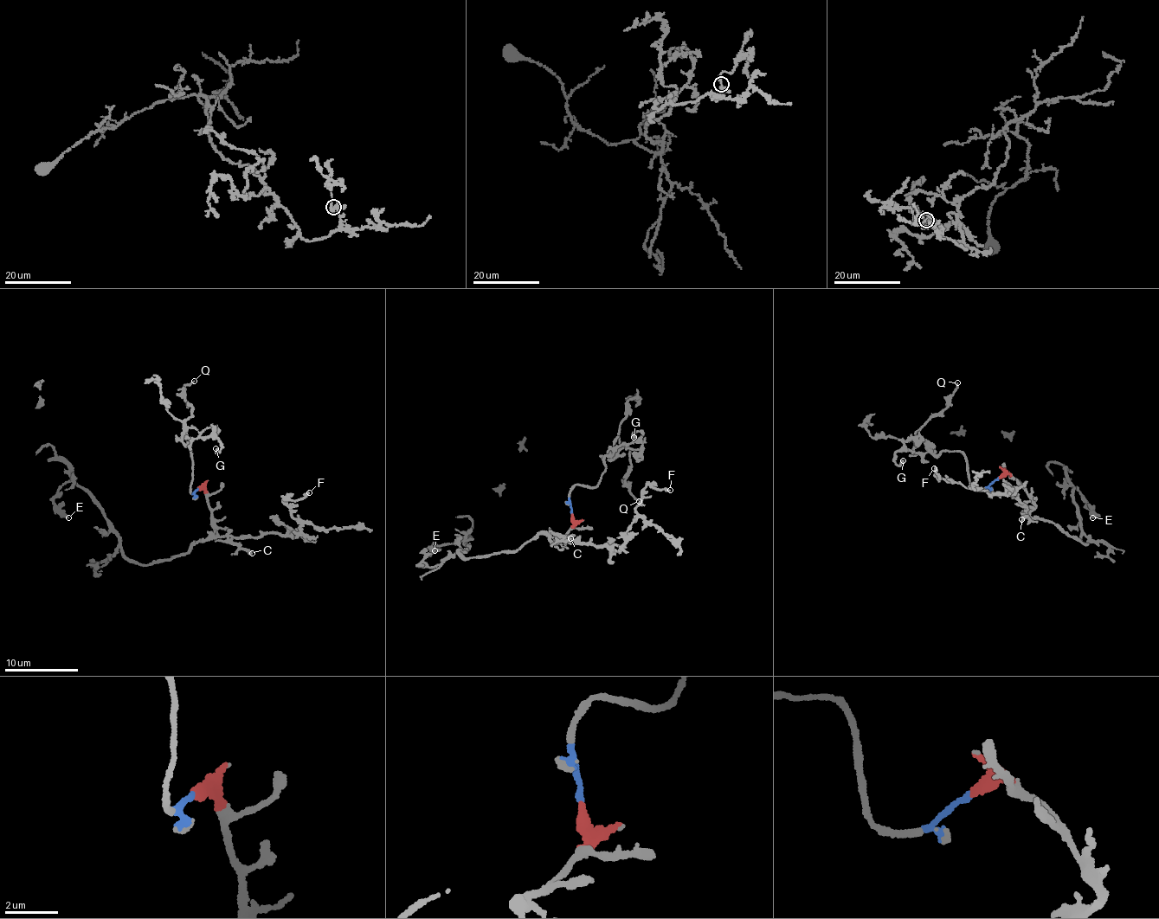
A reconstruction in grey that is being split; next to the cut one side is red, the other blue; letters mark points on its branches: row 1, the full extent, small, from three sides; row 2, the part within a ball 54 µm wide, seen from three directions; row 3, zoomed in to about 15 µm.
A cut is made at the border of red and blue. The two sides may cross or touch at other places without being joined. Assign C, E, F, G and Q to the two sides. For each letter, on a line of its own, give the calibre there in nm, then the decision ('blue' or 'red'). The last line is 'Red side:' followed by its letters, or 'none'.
C: 260 nm | red
E: 280 nm | red
F: 300 nm | red
G: 280 nm | blue
Q: 200 nm | blue
Red side: C, E, F

